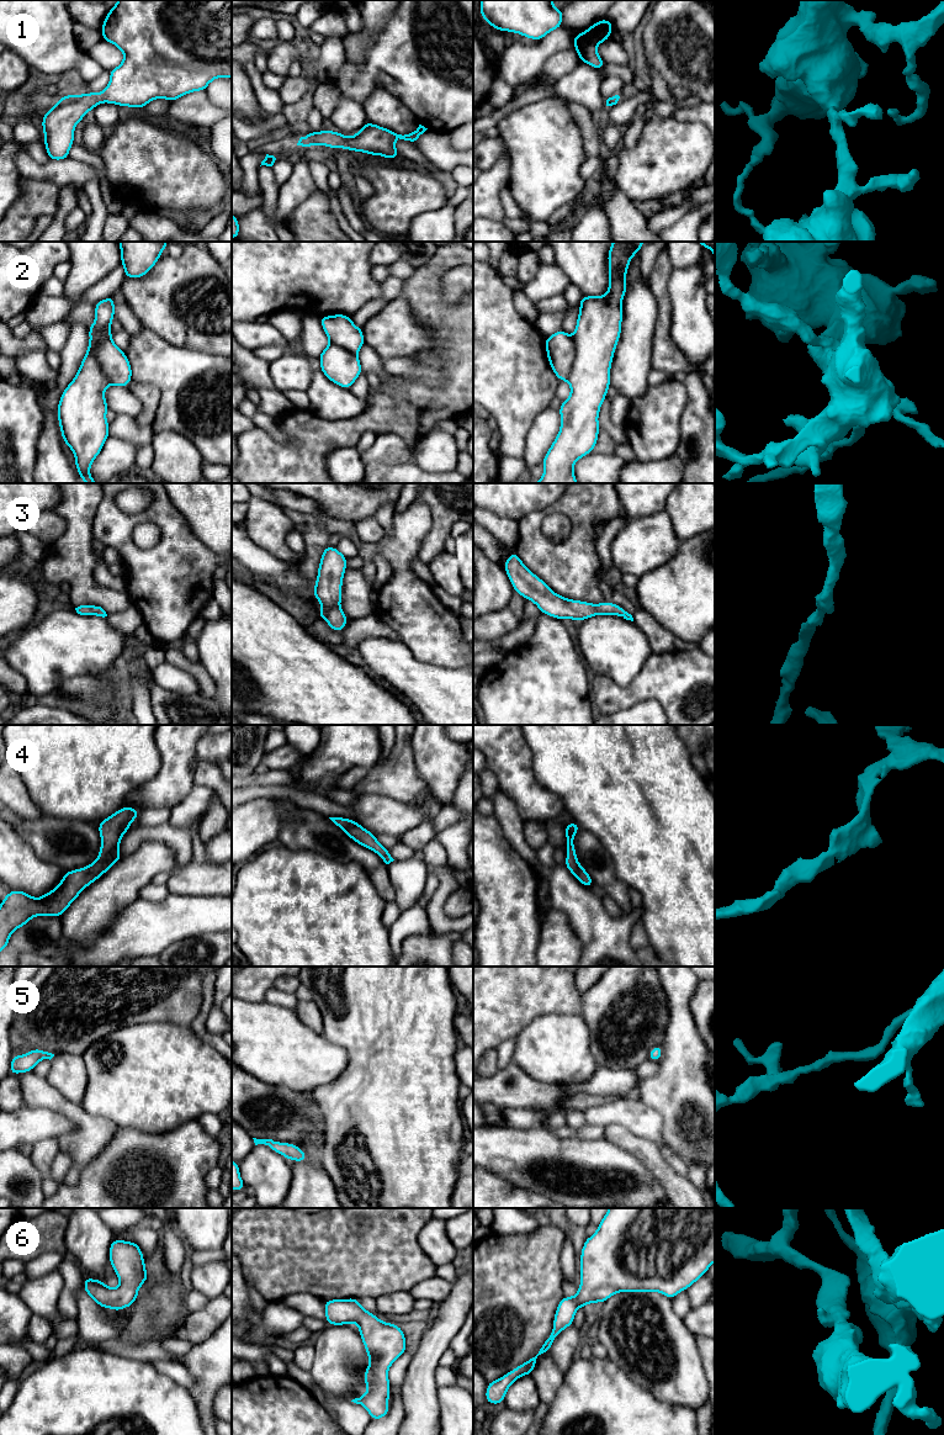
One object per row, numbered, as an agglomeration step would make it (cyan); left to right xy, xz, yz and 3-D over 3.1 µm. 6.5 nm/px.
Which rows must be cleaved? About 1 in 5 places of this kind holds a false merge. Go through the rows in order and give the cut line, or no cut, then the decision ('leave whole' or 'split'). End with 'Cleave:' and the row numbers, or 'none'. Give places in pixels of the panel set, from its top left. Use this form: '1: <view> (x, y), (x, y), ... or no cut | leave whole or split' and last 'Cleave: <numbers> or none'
1: no cut | leave whole
2: xy (107, 338), (96, 345), (94, 356), (110, 384) | split
3: no cut | leave whole
4: no cut | leave whole
5: no cut | leave whole
6: no cut | leave whole
Cleave: 2

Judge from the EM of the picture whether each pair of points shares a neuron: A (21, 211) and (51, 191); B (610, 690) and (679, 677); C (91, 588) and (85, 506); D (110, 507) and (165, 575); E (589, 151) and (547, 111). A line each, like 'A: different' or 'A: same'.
A: same
B: same
C: same
D: same
E: different

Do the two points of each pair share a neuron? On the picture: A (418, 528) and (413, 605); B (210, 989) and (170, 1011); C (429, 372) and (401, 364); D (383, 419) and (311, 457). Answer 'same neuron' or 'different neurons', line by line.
A: same neuron
B: different neurons
C: same neuron
D: same neuron

